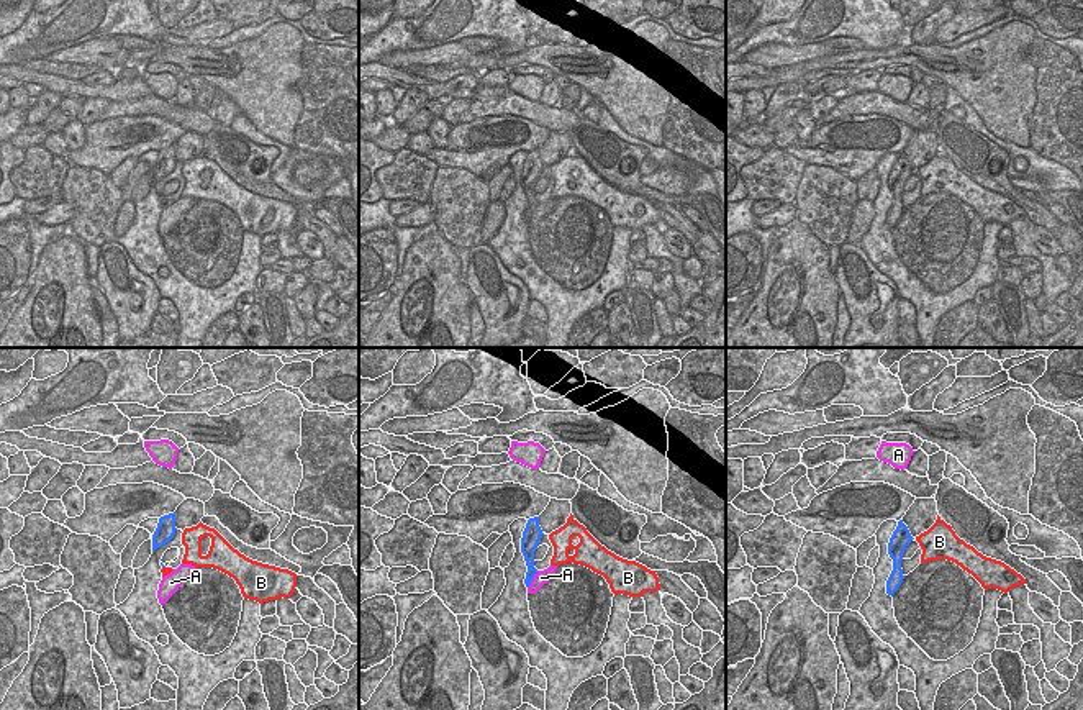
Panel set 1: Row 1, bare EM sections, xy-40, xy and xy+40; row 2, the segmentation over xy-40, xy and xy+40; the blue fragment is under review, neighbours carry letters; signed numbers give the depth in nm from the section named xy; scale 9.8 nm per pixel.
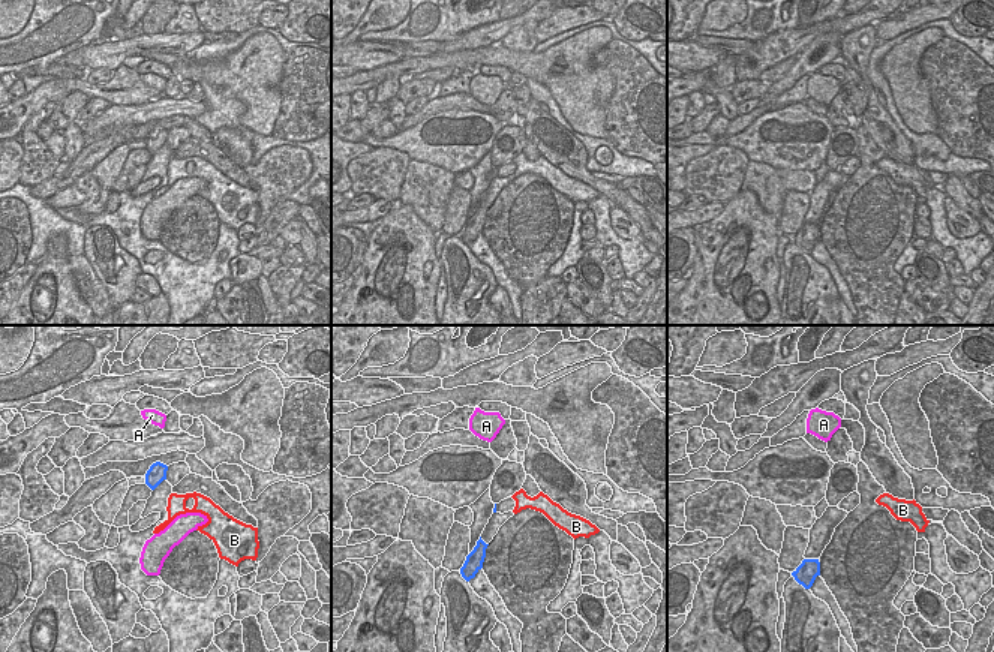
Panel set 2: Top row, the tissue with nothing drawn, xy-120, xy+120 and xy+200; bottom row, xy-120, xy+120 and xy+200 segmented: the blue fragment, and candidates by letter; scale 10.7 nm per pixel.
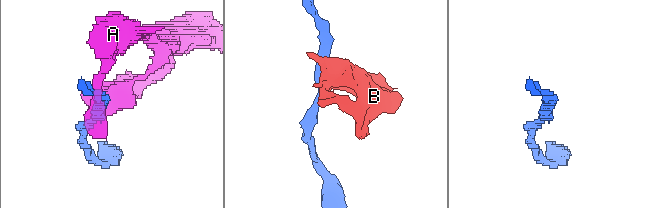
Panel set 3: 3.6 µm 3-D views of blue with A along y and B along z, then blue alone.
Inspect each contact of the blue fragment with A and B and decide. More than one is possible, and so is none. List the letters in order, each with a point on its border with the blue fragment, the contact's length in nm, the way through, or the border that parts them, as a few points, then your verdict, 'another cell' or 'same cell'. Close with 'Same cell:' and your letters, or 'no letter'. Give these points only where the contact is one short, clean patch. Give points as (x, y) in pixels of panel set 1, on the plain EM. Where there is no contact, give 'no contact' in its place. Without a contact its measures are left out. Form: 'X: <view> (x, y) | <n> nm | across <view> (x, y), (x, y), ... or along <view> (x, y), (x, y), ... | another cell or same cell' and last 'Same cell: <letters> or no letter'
A: xy (533, 210) | 200 nm | another cell
B: no contact | another cell
Same cell: no letter

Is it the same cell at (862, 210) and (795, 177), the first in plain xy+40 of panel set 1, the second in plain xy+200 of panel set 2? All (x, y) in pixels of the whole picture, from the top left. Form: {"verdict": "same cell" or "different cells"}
{"verdict": "different cells"}

